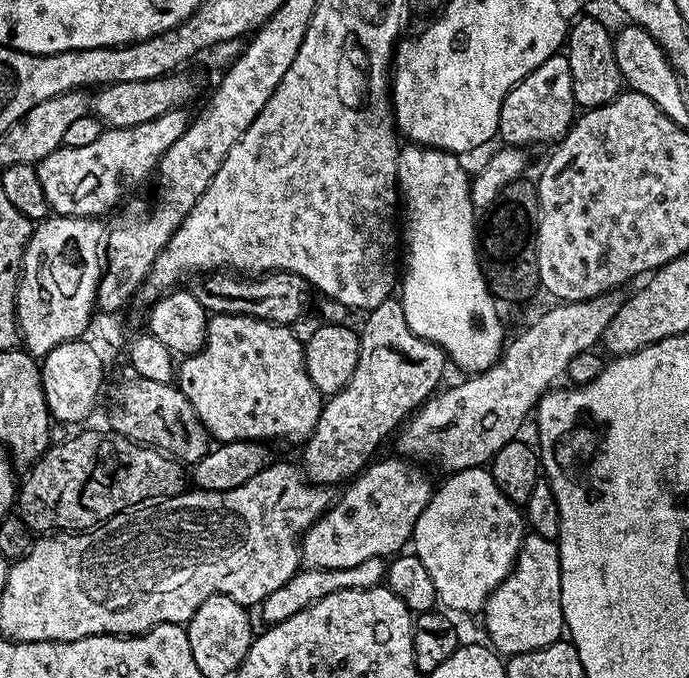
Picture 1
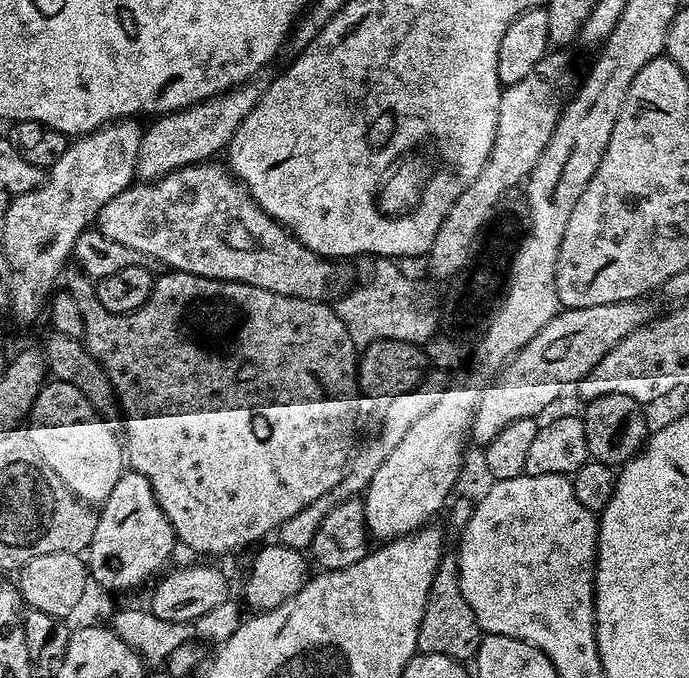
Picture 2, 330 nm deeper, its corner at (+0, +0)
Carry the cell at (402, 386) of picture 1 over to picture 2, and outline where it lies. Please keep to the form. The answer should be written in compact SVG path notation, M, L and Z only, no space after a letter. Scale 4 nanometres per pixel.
M560 50L549 51L542 62L538 62L538 66L534 66L534 70L522 78L522 82L509 84L501 91L498 130L494 130L490 158L486 158L486 166L482 166L478 178L474 178L474 182L470 182L466 190L458 194L454 206L450 206L446 218L442 218L434 246L428 251L426 263L434 275L451 278L464 269L476 235L490 218L490 210L498 206L503 196L519 189L534 170L538 158L542 158L542 150L546 150L546 142L550 142L562 111L559 88L568 80L568 60L564 55Z

